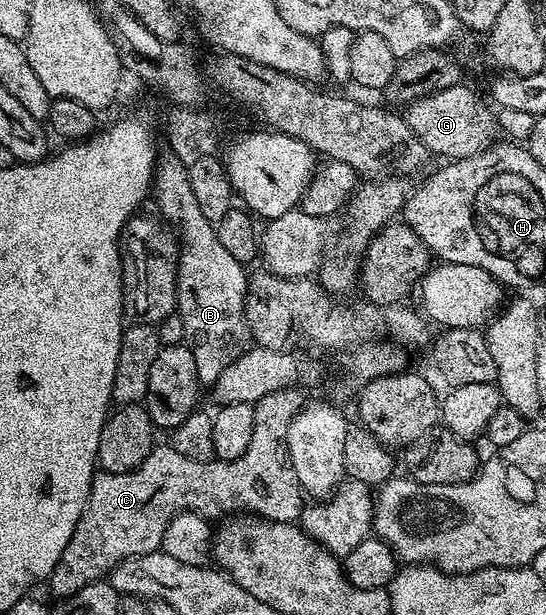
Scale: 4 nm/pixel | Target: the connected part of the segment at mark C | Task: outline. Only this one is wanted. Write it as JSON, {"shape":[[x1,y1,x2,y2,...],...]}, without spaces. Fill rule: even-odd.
{"shape":[[287,388,284,390,277,390,268,396,264,396,261,400,253,403,254,415,256,416,256,424,252,424,252,444,248,444,244,456,236,456,236,460,228,460,227,462,219,462,217,460,212,462,201,462,200,460,188,460,188,456,183,456,182,453,176,452,173,445,162,444,155,445,154,450,144,460,144,464,140,464,135,470,128,472,108,472,104,469,99,469,94,475,92,484,90,485,90,495,86,501,84,512,80,516,80,520,76,524,76,528,72,532,72,540,68,540,68,548,64,548,64,552,60,556,60,560,56,564,56,568,51,572,48,579,48,587,54,594,58,594,59,599,70,597,70,595,80,592,80,588,84,588,90,582,103,581,109,575,110,571,116,569,124,560,135,558,136,556,144,556,145,554,152,554,162,549,162,541,164,540,164,532,168,528,168,524,178,514,184,510,190,510,193,514,200,514,207,520,222,520,227,516,237,516,243,512,252,514,260,518,267,518,269,522,293,522,297,523,302,517,304,509,304,491,302,485,298,483,296,472,290,463,290,457,286,451,286,437,288,436,288,428,292,424,292,420,297,416,298,411,302,409,304,399,298,388]]}

